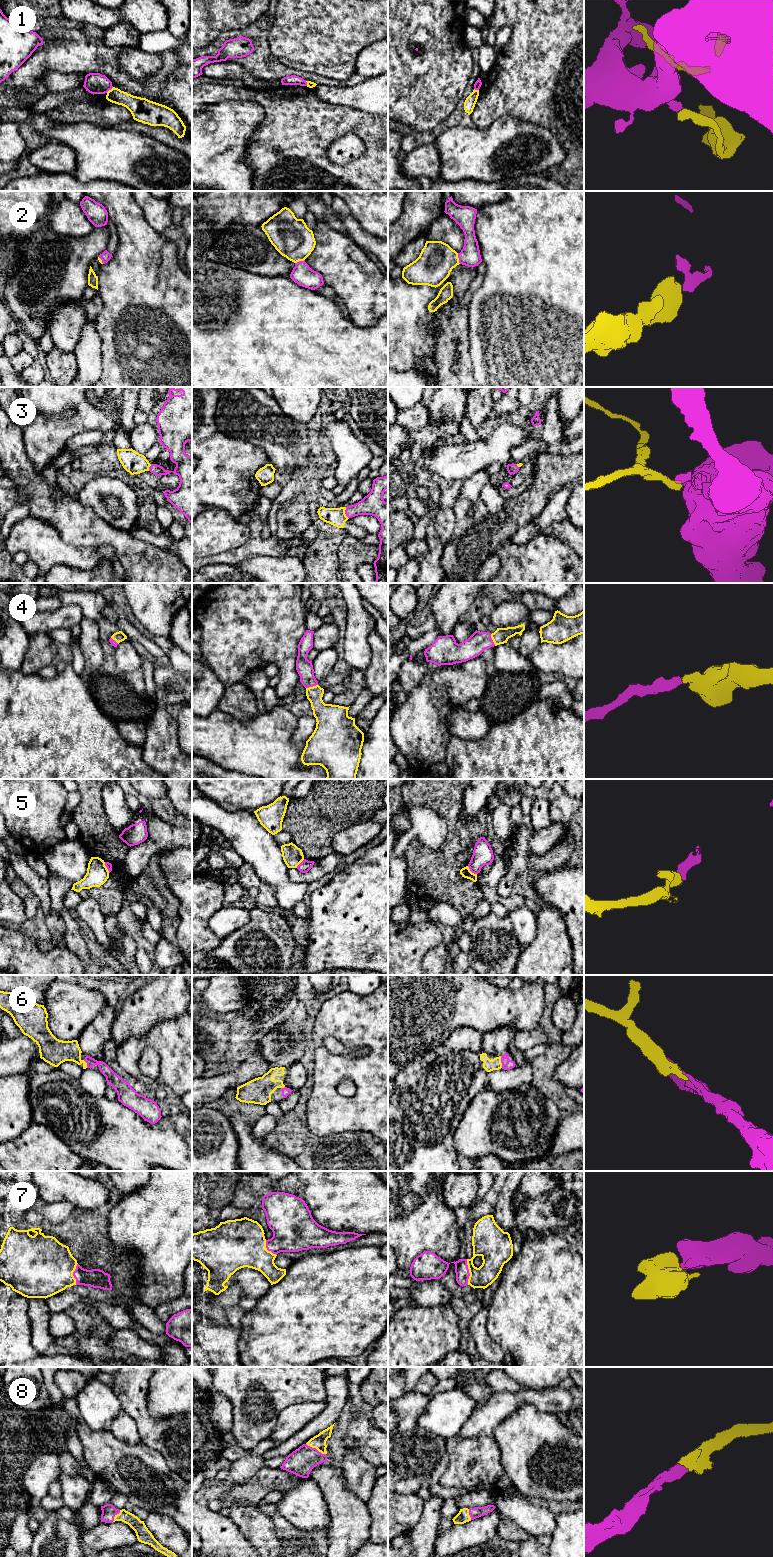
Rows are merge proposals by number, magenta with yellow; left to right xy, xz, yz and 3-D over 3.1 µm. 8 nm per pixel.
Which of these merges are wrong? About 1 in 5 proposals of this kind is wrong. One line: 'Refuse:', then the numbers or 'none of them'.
Refuse: 1, 3, 5

